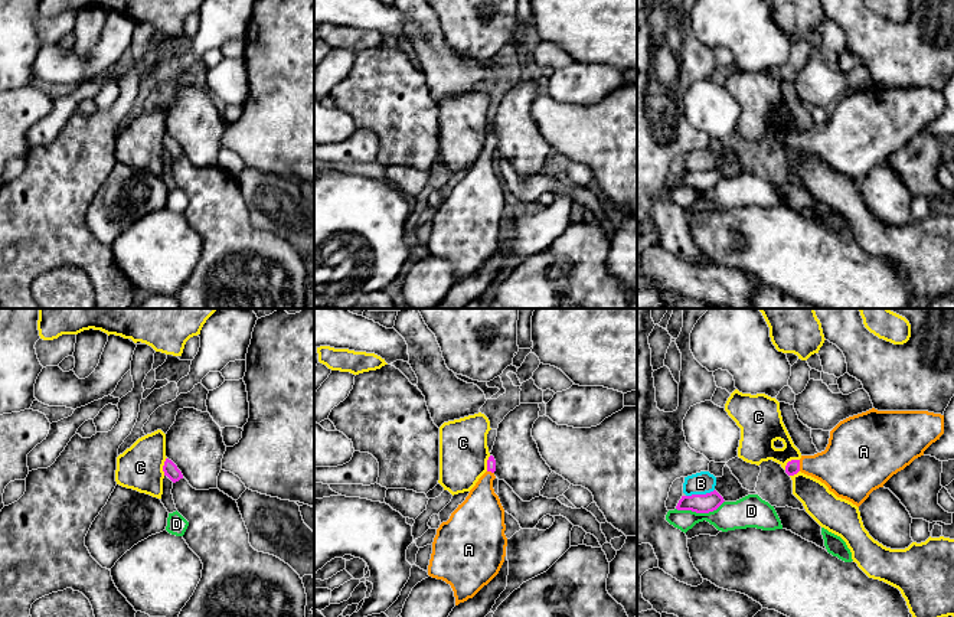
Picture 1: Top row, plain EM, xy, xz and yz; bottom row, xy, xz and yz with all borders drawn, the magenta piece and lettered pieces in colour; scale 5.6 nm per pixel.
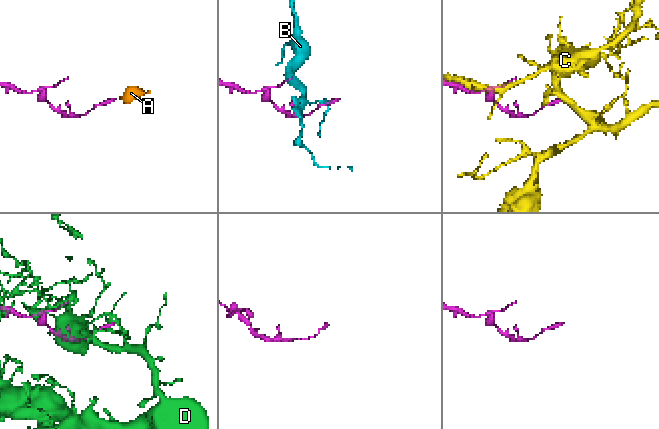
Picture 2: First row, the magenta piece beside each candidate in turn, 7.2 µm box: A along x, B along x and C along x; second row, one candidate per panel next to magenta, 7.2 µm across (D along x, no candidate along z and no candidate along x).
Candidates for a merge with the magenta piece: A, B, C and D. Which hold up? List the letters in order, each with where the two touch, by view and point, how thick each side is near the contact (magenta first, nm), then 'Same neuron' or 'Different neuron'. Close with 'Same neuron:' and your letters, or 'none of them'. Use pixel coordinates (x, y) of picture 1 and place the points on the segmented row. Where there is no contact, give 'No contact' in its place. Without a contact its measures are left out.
A: Touches magenta at yz (799, 466). Thickness 80 nm (magenta) against 280 nm. Same neuron
B: Touches magenta at yz (699, 495). Thickness 110 nm (magenta) against 130 nm. Different neuron
C: Touches magenta at yz (791, 460). Thickness 80 nm (magenta) against 220 nm. Different neuron
D: Touches magenta at yz (699, 512). Thickness 110 nm (magenta) against 160 nm. Different neuron
Same neuron: A

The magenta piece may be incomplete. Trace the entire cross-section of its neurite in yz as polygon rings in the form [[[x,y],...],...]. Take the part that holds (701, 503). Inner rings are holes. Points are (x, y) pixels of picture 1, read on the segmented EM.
[[[713,490],[706,494],[682,496],[676,509],[692,510],[696,513],[709,513],[716,510],[723,502],[723,497],[716,490]]]

